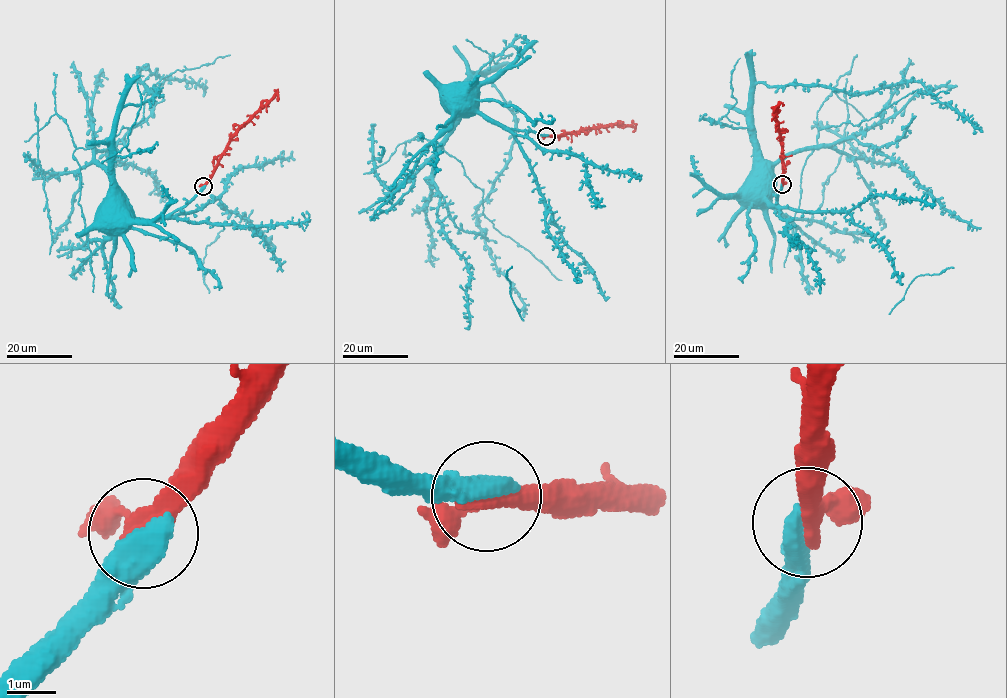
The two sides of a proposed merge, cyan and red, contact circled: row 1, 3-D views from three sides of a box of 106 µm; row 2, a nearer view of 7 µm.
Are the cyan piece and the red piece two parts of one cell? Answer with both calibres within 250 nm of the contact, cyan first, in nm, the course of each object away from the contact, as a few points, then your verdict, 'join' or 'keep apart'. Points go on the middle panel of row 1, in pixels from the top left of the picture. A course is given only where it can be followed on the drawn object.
600 nm thick on the cyan side, 400 nm on the other; cyan runs (546, 135), (496, 125), (482, 117), (468, 98), (465, 99); red runs (546, 136), (623, 124), (635, 128), (632, 131); join

